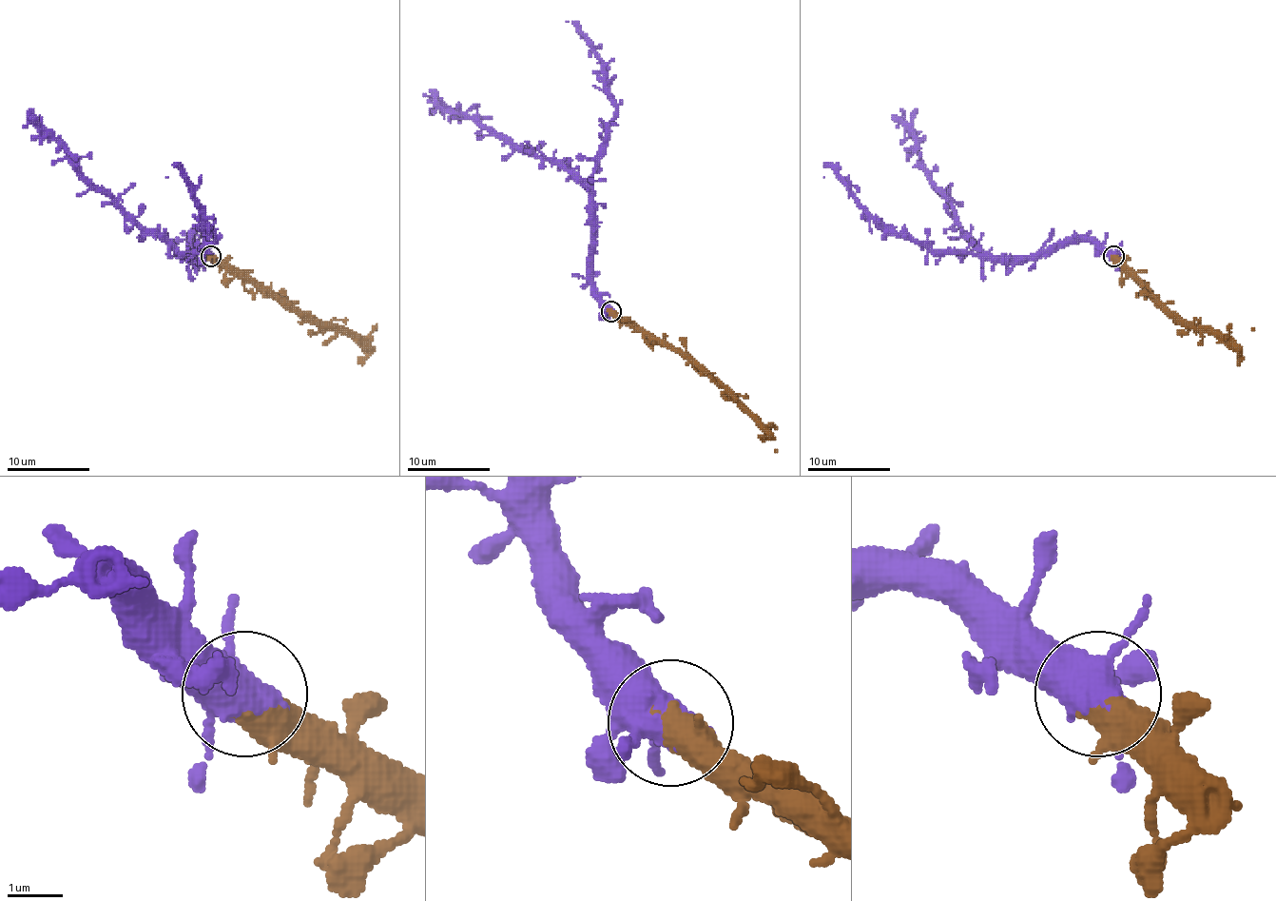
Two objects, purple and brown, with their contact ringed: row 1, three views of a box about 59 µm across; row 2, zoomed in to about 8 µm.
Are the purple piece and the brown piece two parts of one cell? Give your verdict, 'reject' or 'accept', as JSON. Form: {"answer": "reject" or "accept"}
{"answer": "accept"}

